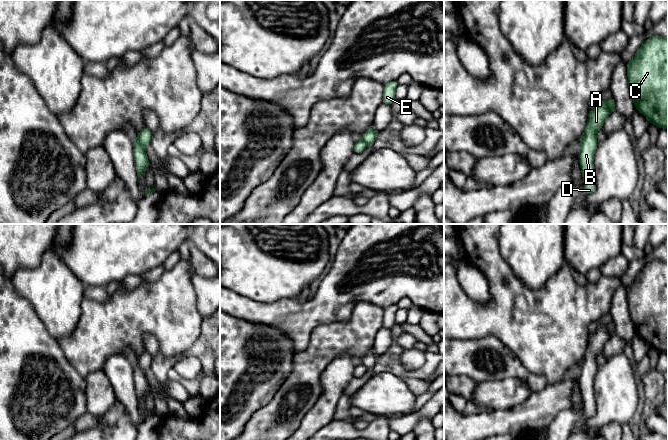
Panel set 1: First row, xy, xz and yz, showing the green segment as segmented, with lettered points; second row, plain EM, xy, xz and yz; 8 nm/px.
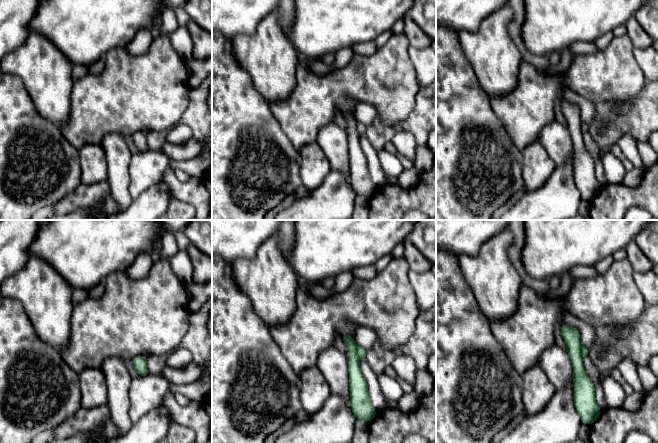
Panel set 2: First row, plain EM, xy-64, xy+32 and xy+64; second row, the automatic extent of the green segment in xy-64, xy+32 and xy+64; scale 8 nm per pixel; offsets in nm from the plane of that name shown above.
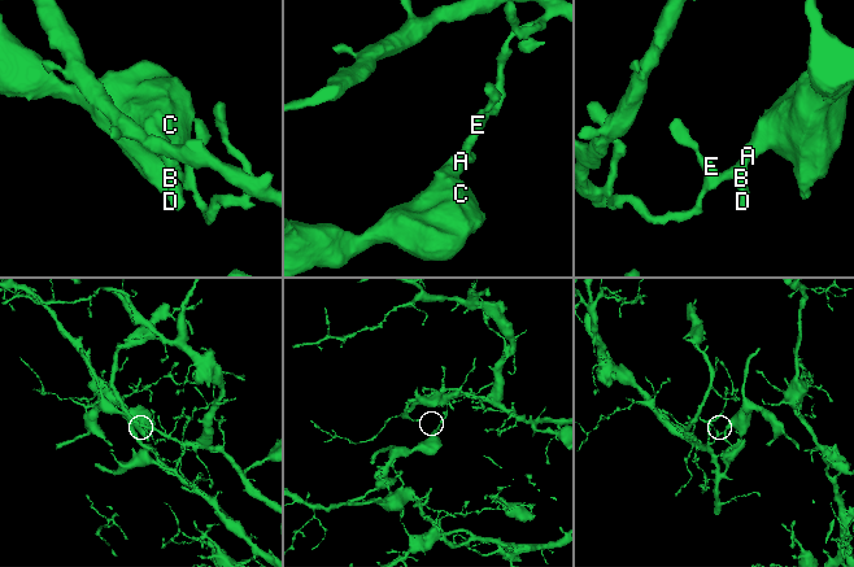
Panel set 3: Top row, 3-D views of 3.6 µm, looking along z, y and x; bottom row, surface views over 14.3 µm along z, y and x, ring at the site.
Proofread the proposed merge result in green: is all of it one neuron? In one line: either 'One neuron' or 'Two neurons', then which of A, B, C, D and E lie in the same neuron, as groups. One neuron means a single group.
Two neurons. Groups: A B C D / E

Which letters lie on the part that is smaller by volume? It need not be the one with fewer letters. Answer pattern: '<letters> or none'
A, B, C, D

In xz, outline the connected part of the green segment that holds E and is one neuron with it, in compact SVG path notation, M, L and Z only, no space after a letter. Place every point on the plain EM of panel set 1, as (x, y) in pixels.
M397 304L391 305L384 309L383 315L383 325L382 327L386 329L391 329L395 324L395 314L398 310Z

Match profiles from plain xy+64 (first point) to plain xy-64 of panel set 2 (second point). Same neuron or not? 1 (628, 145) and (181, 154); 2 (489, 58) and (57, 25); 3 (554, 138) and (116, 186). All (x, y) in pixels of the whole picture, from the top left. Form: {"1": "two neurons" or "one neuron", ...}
{"1": "two neurons", "2": "two neurons", "3": "one neuron"}

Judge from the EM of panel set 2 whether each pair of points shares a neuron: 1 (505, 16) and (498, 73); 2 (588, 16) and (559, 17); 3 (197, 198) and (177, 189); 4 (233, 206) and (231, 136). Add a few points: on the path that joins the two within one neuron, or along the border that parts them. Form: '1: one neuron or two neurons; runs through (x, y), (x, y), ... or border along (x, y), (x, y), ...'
1: one neuron; runs through (498, 30), (498, 59)
2: one neuron; runs through (581, 16), (566, 16)
3: one neuron; runs through (192, 193), (182, 191)
4: one neuron; runs through (233, 189), (234, 160), (231, 157), (231, 153)

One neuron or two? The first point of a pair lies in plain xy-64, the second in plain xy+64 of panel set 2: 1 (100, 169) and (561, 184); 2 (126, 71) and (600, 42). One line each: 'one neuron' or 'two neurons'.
1: two neurons
2: two neurons

